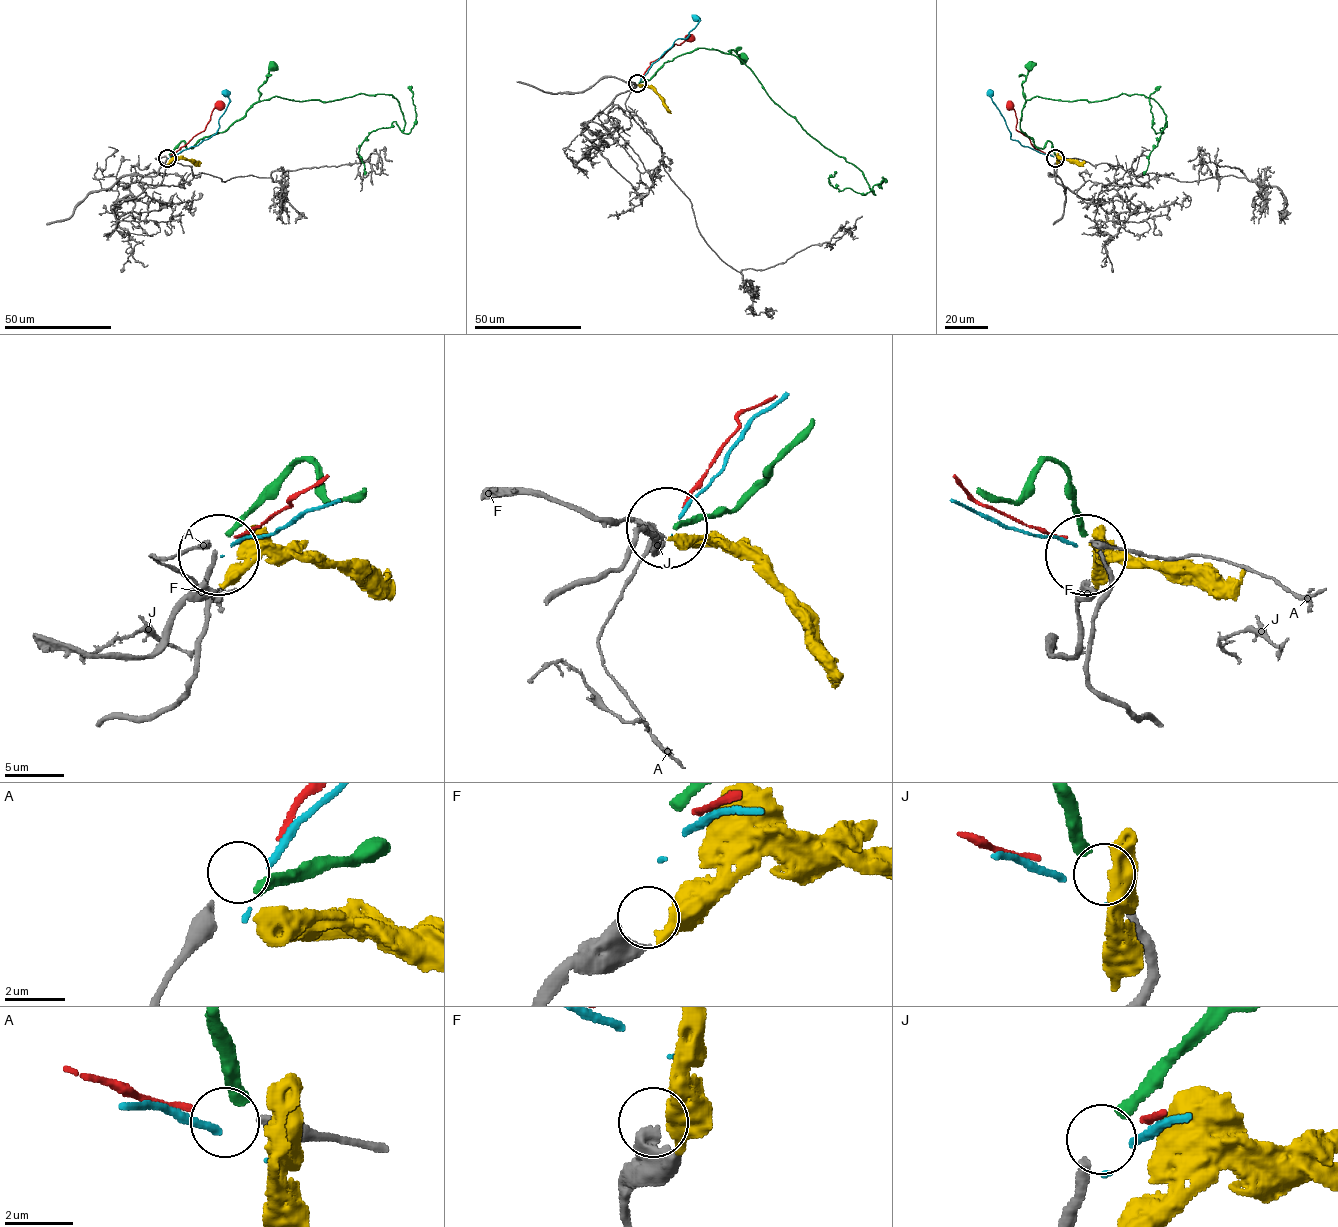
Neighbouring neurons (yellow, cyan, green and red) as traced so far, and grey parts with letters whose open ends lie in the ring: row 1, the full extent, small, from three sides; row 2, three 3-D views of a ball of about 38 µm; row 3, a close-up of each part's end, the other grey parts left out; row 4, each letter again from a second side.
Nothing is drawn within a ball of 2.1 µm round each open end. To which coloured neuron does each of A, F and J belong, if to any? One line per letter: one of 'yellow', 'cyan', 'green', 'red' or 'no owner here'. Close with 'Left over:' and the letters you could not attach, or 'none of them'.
A: no owner here
F: yellow
J: green
Left over: A

